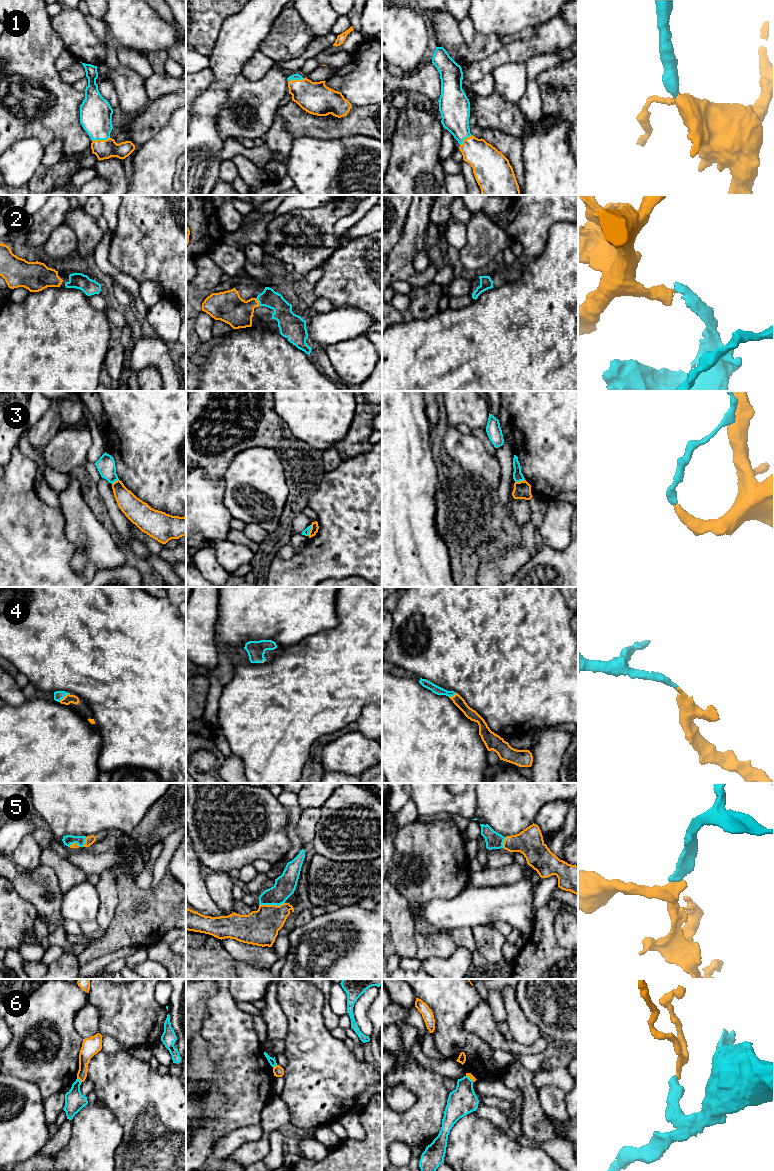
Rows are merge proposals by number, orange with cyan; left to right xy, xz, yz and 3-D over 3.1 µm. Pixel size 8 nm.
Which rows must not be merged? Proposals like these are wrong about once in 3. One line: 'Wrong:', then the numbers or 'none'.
Wrong: 3, 6

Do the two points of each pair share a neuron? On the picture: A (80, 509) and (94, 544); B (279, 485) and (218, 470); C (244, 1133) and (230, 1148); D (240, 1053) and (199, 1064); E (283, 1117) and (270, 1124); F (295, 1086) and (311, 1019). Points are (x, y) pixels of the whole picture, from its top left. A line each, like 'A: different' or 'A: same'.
A: same
B: different
C: same
D: different
E: same
F: same

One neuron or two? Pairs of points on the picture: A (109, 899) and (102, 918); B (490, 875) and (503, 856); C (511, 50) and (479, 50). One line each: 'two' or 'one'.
A: one
B: two
C: two

